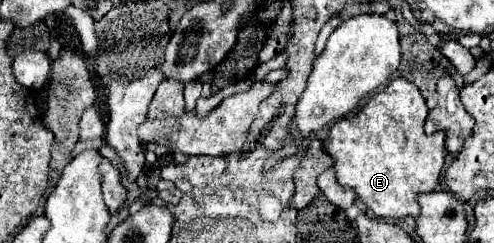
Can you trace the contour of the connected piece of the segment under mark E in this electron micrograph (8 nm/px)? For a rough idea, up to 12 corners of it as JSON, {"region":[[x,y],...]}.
{"region":[[396,78],[324,142],[380,218],[420,214],[446,136]]}

